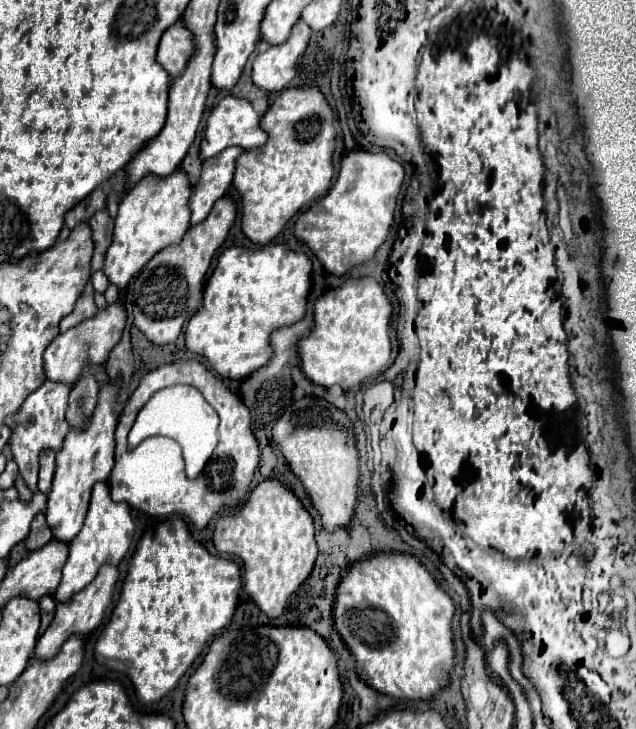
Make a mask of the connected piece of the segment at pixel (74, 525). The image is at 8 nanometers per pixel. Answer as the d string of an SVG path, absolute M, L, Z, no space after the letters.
M108 380L98 394L98 406L94 410L94 416L86 430L70 430L70 438L66 438L62 446L62 454L56 456L56 474L52 482L52 490L48 494L48 506L46 506L46 522L52 530L52 540L70 544L76 534L82 528L82 522L88 512L90 494L96 482L106 482L110 478L110 472L114 468L114 430L118 424L118 418L112 412L112 406L116 404L120 384Z

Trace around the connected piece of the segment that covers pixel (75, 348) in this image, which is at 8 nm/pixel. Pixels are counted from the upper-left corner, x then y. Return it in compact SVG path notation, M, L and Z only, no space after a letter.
M118 300L116 304L110 304L106 310L98 310L98 314L94 318L80 322L78 326L74 326L72 330L68 330L64 334L58 334L44 352L44 376L46 376L46 380L72 384L78 378L78 374L82 372L86 360L90 364L104 362L108 358L110 348L118 344L122 330L124 330L124 324L126 324L126 310L124 310L122 302Z

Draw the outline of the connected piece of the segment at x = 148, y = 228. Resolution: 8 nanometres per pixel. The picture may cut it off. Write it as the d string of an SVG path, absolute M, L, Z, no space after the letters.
M176 170L168 178L146 176L128 194L122 196L118 216L114 220L112 244L104 258L102 272L120 290L144 268L144 264L162 248L178 244L186 230L190 228L190 208L186 200L190 198L190 182L182 170Z

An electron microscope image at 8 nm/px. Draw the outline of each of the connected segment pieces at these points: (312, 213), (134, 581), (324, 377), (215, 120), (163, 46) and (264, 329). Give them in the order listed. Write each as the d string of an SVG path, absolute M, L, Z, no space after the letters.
M346 152L340 160L340 172L334 186L296 220L294 236L318 256L328 272L342 276L348 268L370 260L380 244L384 244L402 180L404 168L384 152Z
M170 516L140 538L110 622L96 642L94 660L126 674L142 704L158 702L176 688L202 648L230 624L238 590L236 562L212 556L190 536L182 518Z
M350 278L338 288L326 290L314 304L314 328L308 336L298 340L298 354L302 372L318 386L340 386L342 390L358 388L368 378L374 378L390 360L392 344L388 338L388 326L392 316L392 304L374 278Z
M226 96L208 116L206 120L206 130L204 130L204 138L200 142L200 160L208 160L214 154L222 152L228 146L240 146L244 150L254 150L260 148L268 134L264 134L264 130L260 130L258 126L260 122L260 114L252 108L252 104L248 100L240 100L234 96Z
M174 22L172 26L166 28L166 32L160 38L156 60L170 76L178 76L186 68L186 62L192 52L194 52L194 42L190 30L184 30L180 22Z
M268 244L264 248L242 248L234 246L220 254L218 264L204 288L202 308L190 318L184 342L194 354L208 358L210 366L228 380L244 380L254 370L262 368L272 358L272 348L268 344L270 334L276 328L290 326L302 320L306 312L306 298L310 292L310 260L304 252L294 252L284 244Z

